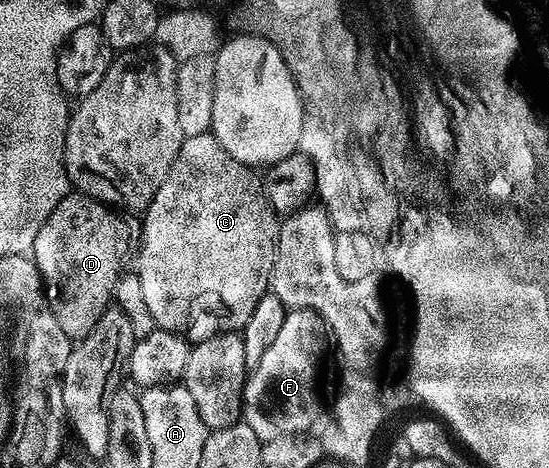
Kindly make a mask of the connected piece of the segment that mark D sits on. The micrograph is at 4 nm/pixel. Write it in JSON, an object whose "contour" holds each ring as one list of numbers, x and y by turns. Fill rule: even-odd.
{"contour":[[68,193,60,198,57,209,49,213,45,225,41,225,41,233,37,233,33,258,43,275,47,302,51,304,57,317,57,325,65,329,72,341,86,339,112,306,115,286,124,270,123,254,127,251,127,223,122,217,124,218,118,210,108,207,105,203,98,203,93,197,82,193]]}

